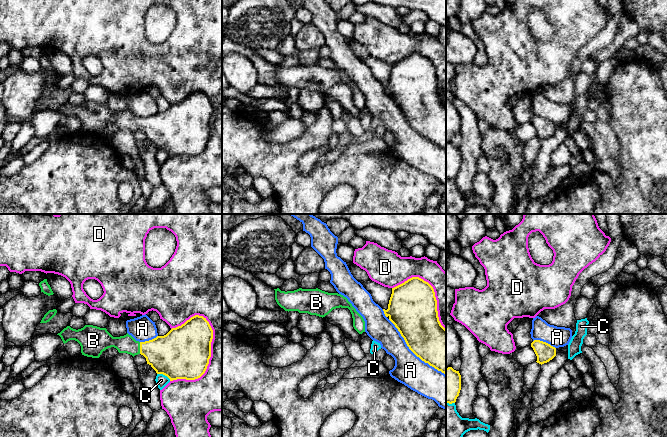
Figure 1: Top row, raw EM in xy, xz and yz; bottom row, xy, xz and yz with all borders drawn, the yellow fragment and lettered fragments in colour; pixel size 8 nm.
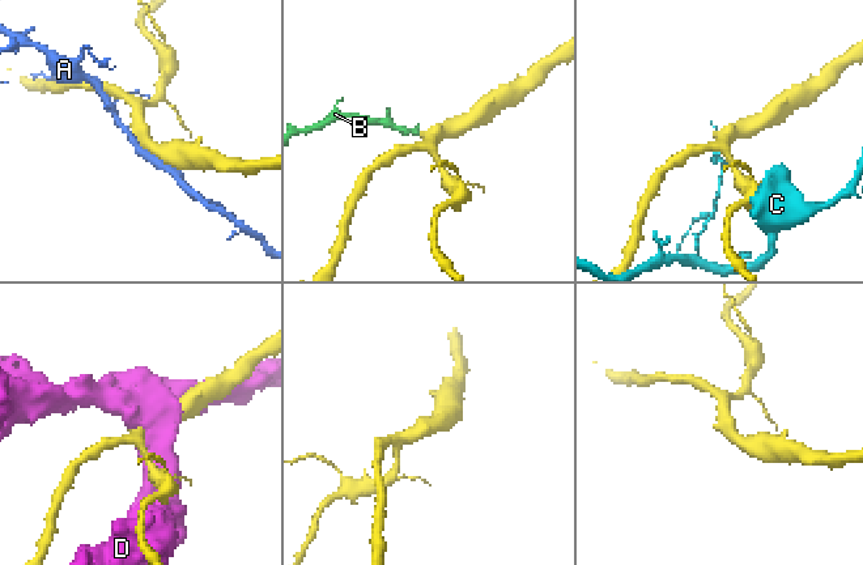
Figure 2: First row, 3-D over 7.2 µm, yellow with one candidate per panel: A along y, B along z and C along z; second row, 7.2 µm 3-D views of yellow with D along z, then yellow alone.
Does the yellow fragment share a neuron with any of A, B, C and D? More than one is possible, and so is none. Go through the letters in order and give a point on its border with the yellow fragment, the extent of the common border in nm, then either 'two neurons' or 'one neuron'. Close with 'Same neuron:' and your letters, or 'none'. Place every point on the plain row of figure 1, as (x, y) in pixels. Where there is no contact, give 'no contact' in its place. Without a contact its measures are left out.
A: meets yellow in xz at (413, 128); contact 650 nm long; two neurons
B: meets yellow in xy at (140, 124); contact 100 nm long; one neuron
C: meets yellow in xy at (164, 150); contact 130 nm long; two neurons
D: meets yellow in xy at (208, 137); contact 600 nm long; two neurons
Same neuron: B

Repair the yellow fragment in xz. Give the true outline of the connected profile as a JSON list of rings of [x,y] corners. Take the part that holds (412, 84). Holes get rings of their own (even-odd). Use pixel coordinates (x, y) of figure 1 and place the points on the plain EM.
[[[412,53],[392,64],[388,85],[383,87],[409,125],[446,151],[446,105],[439,97],[433,63]]]

